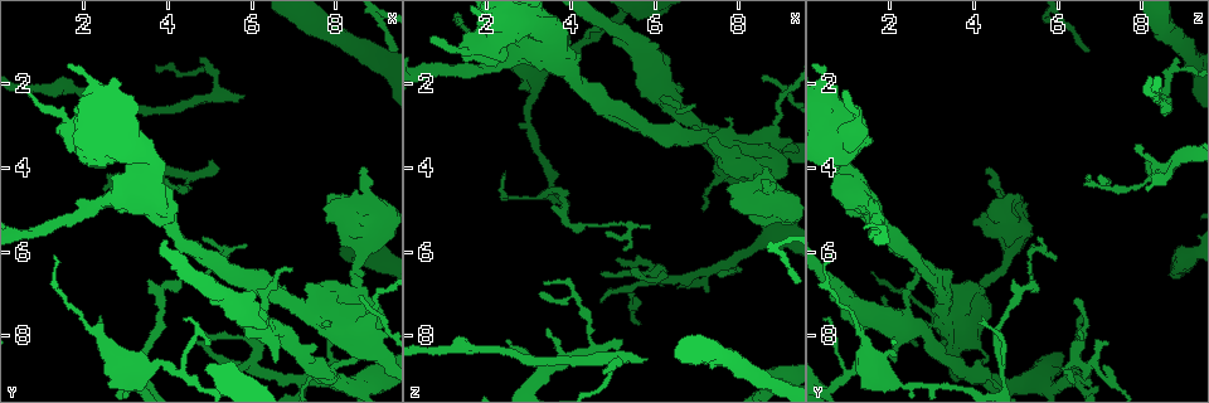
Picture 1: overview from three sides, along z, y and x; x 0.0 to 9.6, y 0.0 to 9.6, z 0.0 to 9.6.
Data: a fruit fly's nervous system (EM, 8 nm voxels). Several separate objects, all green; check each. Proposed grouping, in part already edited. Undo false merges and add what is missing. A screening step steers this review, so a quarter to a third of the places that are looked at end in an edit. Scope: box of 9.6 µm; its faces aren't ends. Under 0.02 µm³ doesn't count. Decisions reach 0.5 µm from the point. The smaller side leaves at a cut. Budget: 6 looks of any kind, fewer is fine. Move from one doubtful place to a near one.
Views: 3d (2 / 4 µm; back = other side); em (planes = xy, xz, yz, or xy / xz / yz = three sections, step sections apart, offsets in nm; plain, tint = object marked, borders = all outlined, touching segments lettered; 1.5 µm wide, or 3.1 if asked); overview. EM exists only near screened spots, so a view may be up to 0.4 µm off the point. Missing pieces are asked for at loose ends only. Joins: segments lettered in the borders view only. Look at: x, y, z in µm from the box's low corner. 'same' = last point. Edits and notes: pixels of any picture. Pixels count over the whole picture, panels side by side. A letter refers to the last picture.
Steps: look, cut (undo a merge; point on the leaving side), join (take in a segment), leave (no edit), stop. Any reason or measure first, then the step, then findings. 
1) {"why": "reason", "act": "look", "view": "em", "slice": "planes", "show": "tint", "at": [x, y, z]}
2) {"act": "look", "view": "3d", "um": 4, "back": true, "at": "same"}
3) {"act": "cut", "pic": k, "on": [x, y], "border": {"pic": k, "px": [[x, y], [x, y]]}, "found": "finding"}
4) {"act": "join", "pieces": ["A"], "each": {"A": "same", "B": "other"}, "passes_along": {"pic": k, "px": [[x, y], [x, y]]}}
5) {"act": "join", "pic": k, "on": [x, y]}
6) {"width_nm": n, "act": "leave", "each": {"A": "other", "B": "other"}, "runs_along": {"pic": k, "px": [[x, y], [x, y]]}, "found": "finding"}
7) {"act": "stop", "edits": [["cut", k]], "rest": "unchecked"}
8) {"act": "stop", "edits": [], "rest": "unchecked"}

{"why": "tapers out", "act": "look", "view": "em", "slice": "planes", "show": "borders", "at": [5.85, 5.80, 5.45]}

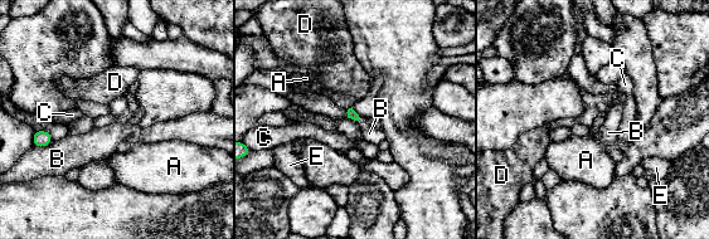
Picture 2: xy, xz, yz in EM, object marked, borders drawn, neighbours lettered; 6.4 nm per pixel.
{"act": "leave", "each": {"A": "other", "B": "other", "C": "other", "D": "other", "E": "other"}, "border": {"pic": 2, "px": [[53, 141], [43, 146], [34, 146]]}, "found": "none of them fits"}

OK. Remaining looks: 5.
{"why": "sudden change in width", "act": "look", "view": "3d", "um": 2, "at": [4.05, 6.80, 5.35]}

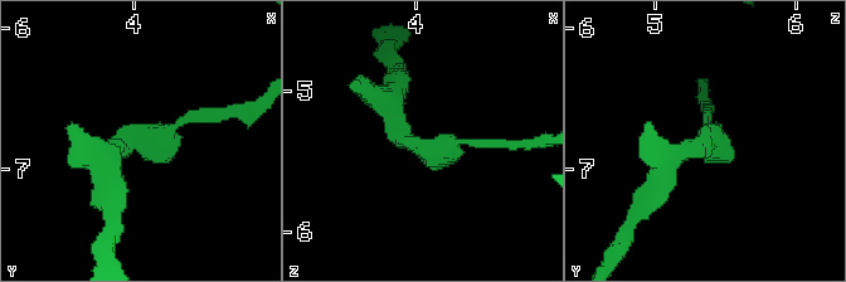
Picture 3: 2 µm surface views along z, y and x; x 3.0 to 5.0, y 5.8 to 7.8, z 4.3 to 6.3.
{"why": "now the EM", "act": "look", "view": "em", "slice": "xy", "step": 8, "show": "tint", "at": [4.04, 6.80, 5.38]}

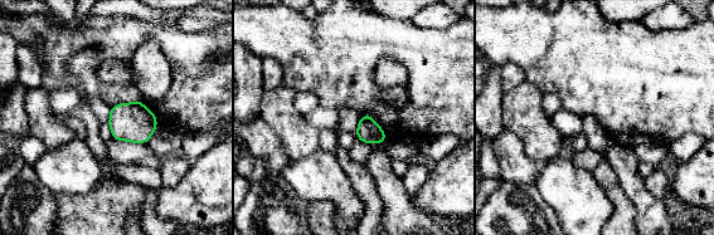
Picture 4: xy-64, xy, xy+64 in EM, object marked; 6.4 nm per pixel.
{"why": "cut it another way", "act": "look", "view": "em", "slice": "planes", "show": "borders", "at": "same"}

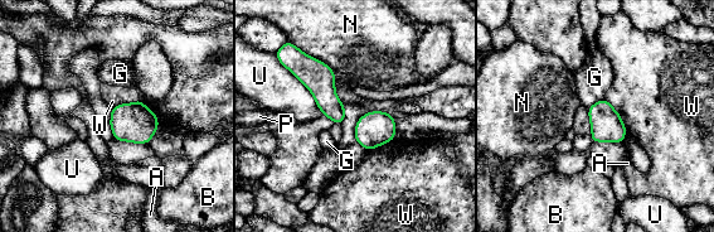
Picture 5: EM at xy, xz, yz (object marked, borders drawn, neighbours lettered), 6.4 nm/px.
{"longest_contact_nm": ["U", 380], "act": "leave", "each": {"A": "other", "B": "other", "G": "other", "N": "other", "P": "other", "U": "other", "W": "other"}, "border": {"pic": 5, "px": [[603, 97], [587, 107]]}, "found": "all the same neuron"}

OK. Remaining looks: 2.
{"why": "an open end", "act": "look", "view": "em", "slice": "planes", "show": "borders", "at": [5.75, 2.35, 8.55]}

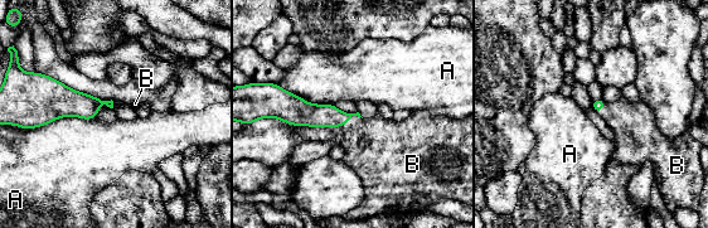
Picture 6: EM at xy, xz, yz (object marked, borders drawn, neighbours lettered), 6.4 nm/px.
{"act": "join", "pieces": ["B"], "each": {"A": "other", "B": "same"}, "passes_along": {"pic": 6, "px": [[294, 110], [328, 126], [364, 140]]}, "found": "it goes on there"}

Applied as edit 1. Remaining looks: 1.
{"act": "stop", "edits": [["join", 6]], "rest": "unchecked"}

